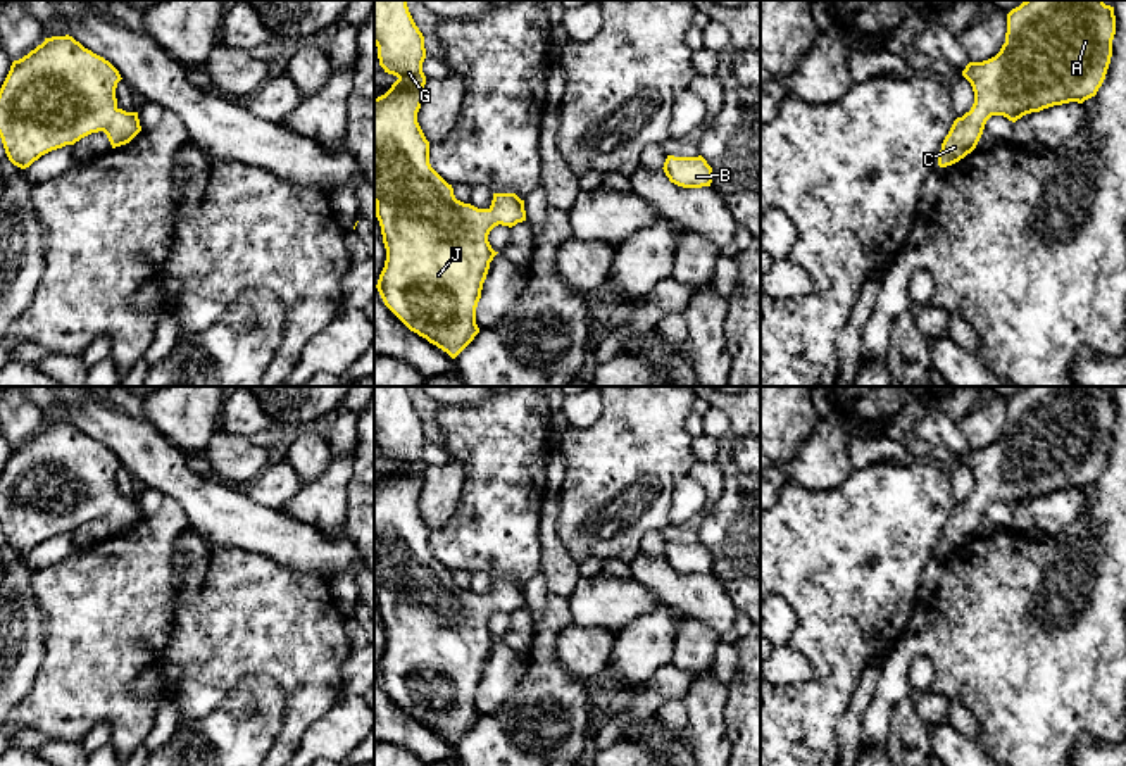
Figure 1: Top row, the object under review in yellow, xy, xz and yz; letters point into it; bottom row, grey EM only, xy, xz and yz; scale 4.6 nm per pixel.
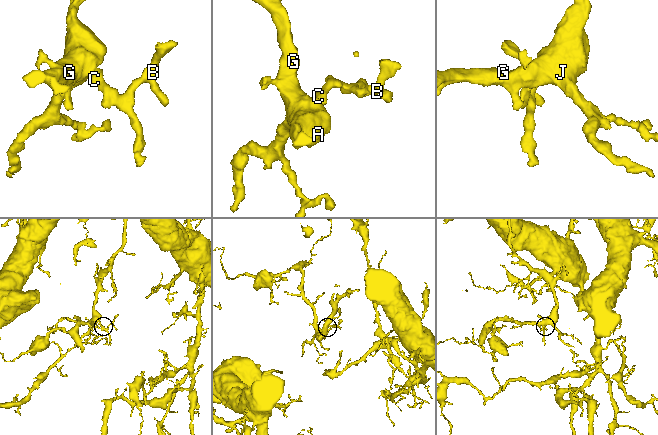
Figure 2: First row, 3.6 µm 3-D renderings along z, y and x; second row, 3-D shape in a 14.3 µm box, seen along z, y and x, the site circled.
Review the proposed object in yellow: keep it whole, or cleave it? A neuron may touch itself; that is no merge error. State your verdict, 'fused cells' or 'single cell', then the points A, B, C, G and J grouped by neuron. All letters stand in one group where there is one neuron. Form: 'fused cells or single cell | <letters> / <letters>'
single cell | A B C G J

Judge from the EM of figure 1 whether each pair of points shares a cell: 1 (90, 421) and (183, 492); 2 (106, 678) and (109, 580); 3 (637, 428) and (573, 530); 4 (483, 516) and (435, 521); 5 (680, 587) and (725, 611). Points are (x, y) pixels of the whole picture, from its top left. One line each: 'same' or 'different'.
1: same
2: same
3: same
4: different
5: same

